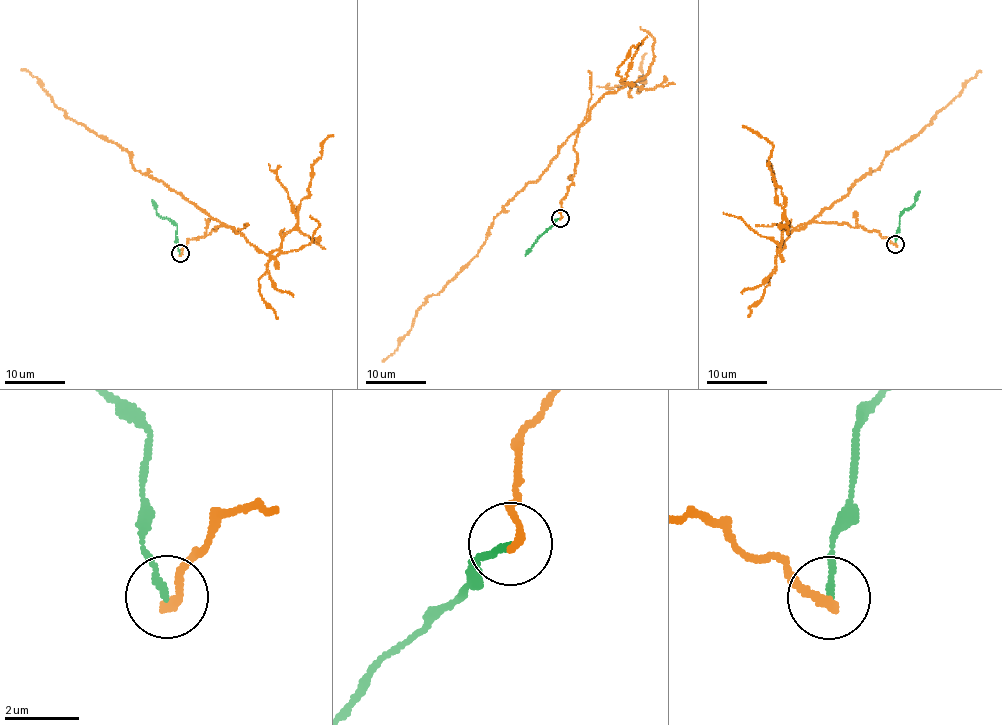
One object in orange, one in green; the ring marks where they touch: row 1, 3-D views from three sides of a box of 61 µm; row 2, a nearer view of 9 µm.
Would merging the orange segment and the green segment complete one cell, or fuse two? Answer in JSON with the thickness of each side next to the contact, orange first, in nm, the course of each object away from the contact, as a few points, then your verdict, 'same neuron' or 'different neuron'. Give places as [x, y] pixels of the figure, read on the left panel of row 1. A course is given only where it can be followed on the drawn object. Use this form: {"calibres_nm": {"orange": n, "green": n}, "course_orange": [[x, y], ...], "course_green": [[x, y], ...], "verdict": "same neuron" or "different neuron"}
{"calibres_nm": {"orange": 240, "green": 160}, "course_orange": [[181, 253], [187, 241], [209, 234], [221, 222], [135, 169], [127, 151], [66, 115], [39, 79], [21, 69]], "course_green": [[179, 253], [176, 245], [177, 225], [159, 215], [152, 200]], "verdict": "different neuron"}

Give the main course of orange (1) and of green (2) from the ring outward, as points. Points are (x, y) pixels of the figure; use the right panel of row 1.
1: (896, 243), (861, 226), (813, 219), (841, 200), (884, 157), (911, 141), (981, 71)
2: (896, 243), (900, 215), (911, 206), (920, 191)

